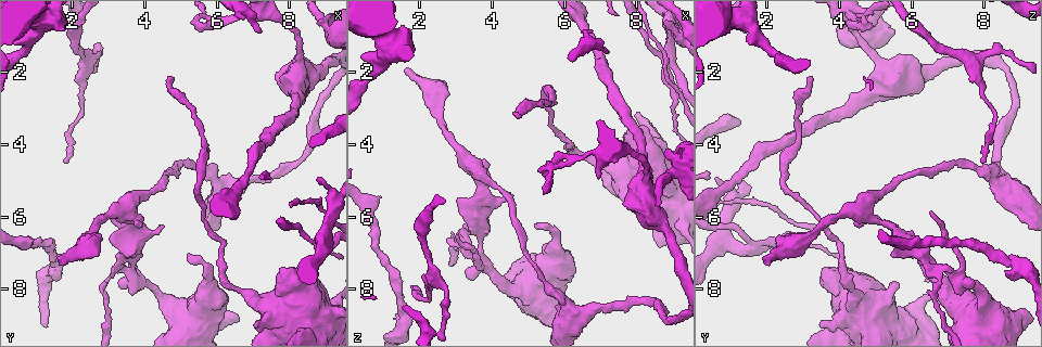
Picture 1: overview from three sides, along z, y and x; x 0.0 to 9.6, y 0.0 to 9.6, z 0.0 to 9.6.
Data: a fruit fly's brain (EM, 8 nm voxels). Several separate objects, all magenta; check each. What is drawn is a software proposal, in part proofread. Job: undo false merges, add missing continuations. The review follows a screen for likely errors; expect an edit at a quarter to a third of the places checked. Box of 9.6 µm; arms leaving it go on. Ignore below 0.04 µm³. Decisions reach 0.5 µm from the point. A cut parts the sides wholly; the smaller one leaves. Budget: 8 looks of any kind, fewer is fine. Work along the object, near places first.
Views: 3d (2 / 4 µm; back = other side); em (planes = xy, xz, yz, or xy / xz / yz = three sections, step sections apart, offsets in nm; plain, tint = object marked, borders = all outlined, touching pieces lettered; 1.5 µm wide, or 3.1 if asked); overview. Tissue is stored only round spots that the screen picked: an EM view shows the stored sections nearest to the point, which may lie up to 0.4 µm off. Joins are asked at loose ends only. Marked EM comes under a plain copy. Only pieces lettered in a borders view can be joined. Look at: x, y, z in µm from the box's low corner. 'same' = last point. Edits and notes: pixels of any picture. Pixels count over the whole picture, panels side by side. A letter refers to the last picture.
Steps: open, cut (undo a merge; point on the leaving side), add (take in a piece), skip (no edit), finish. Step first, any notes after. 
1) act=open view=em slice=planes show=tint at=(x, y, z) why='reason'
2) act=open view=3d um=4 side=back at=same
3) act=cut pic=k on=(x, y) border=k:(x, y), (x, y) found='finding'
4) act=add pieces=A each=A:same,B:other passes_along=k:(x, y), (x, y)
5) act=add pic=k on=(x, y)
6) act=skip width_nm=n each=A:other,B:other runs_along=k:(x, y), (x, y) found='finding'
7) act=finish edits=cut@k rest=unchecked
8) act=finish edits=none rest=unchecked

act=open view=em slice=xz step=4 show=tint at=(8.55, 6.65, 1.55) why='sharp bend'

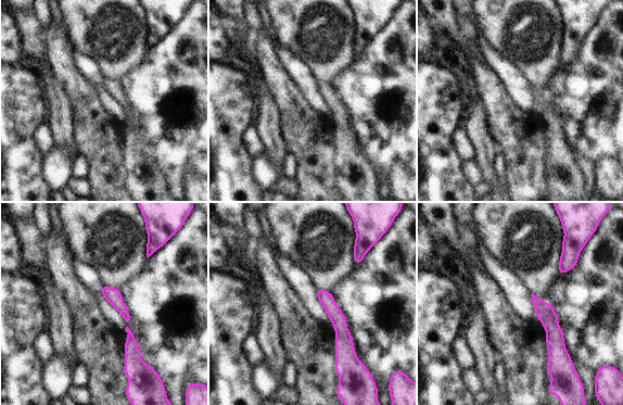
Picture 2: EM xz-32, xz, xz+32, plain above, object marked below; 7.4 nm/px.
act=open view=em slice=planes show=borders at=same why='cut it another way'

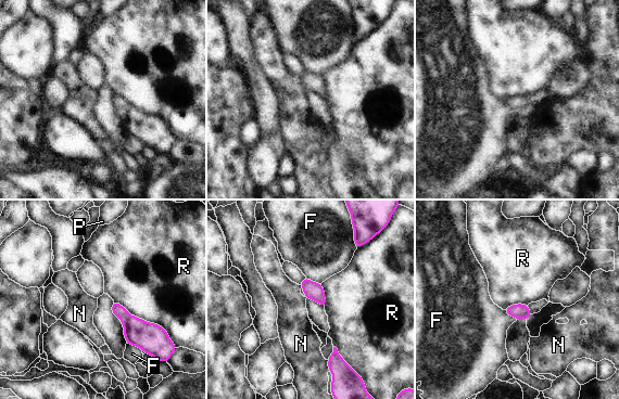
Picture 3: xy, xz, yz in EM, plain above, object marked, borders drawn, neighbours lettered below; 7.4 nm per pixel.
act=cut pic=3 on=(117, 310) longest_contact=R:500nm each=F:other,N:other,P:other,R:other border=3:(129, 316), (122, 320) found='two neurons meet here'

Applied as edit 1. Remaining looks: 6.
act=open view=overview

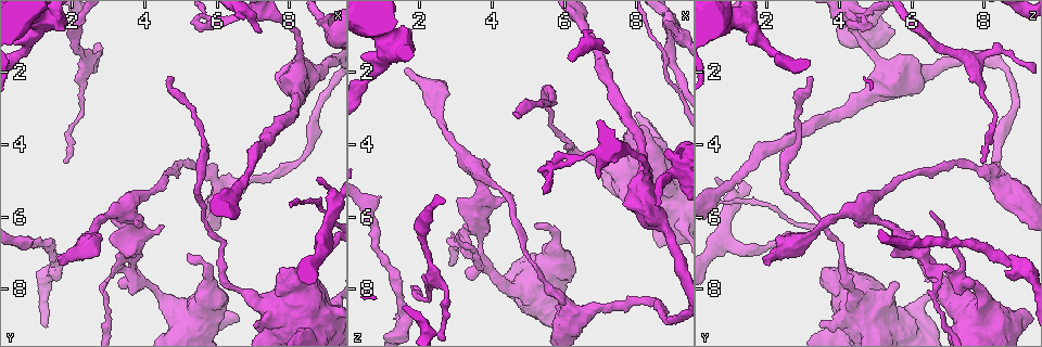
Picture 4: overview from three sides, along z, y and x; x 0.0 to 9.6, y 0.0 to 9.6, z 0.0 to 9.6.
act=open view=em slice=planes show=borders at=(5.20, 7.10, 6.25) why='end of a long branch'

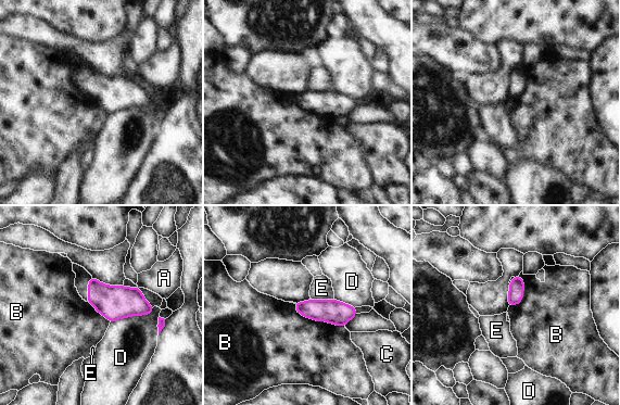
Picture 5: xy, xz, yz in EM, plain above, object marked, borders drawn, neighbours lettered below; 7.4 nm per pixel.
act=skip longest_contact=B:420nm each=A:other,B:other,C:other,D:other,E:other border=5:(294, 304), (305, 317), (344, 327) found='none of them fits'

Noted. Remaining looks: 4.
act=open view=3d um=2 at=(3.70, 7.65, 7.10) why='thin neck'

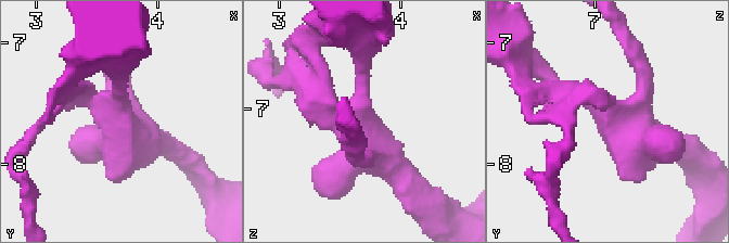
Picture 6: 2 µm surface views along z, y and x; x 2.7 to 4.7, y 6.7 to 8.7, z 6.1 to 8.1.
act=open view=em slice=planes show=borders at=(3.68, 7.60, 7.14)

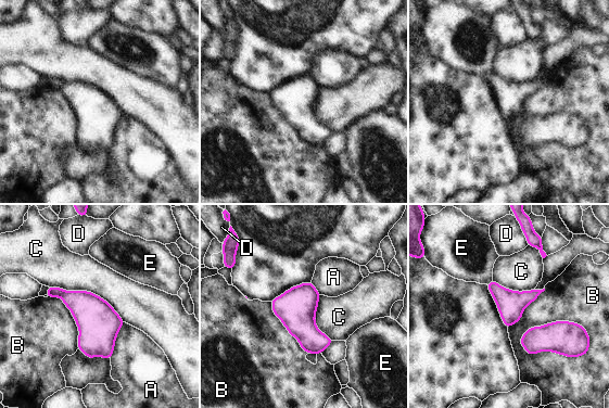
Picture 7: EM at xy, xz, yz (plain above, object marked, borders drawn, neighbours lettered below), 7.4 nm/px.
act=cut pic=7 on=(52, 291) each=A:other,B:other,C:other,D:other,E:other border=7:(65, 291), (60, 296) found='two neurons meet here'

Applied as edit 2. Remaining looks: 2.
act=finish edits=cut@3,cut@7 rest=unchecked

